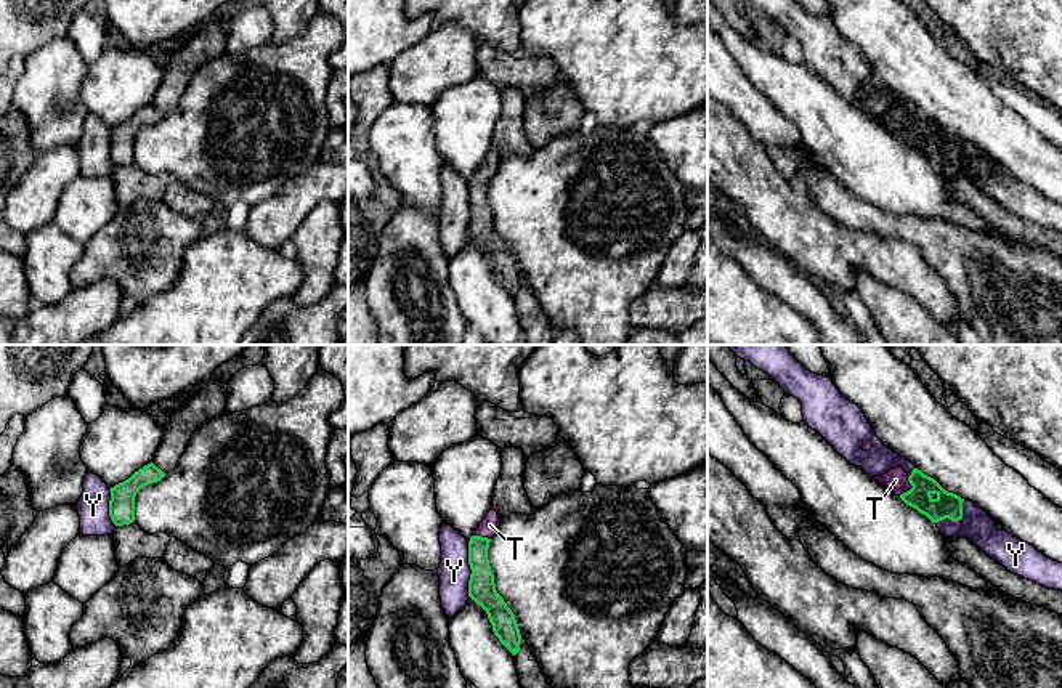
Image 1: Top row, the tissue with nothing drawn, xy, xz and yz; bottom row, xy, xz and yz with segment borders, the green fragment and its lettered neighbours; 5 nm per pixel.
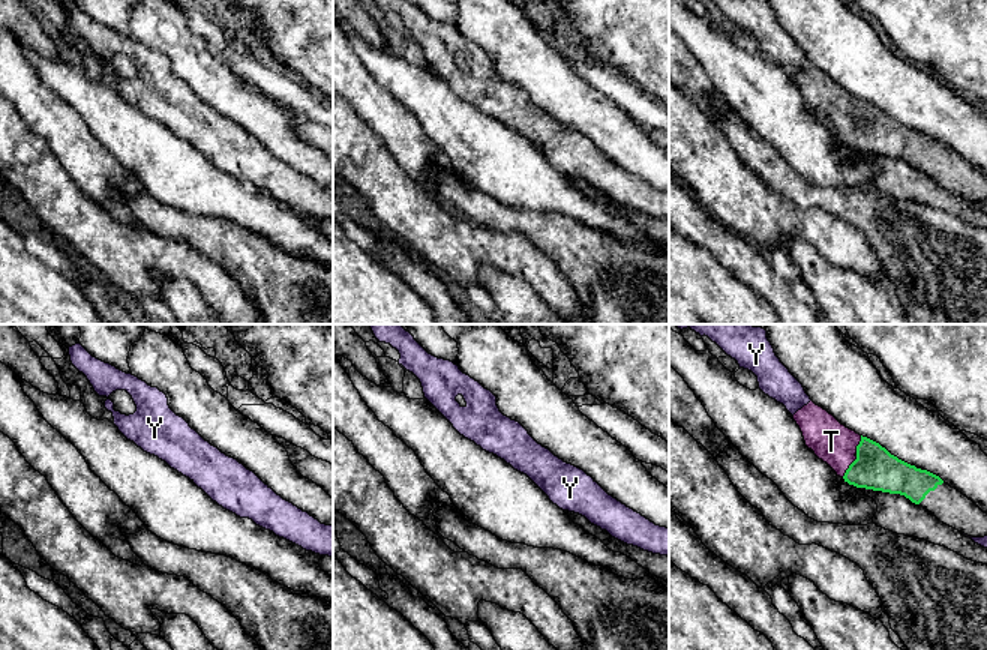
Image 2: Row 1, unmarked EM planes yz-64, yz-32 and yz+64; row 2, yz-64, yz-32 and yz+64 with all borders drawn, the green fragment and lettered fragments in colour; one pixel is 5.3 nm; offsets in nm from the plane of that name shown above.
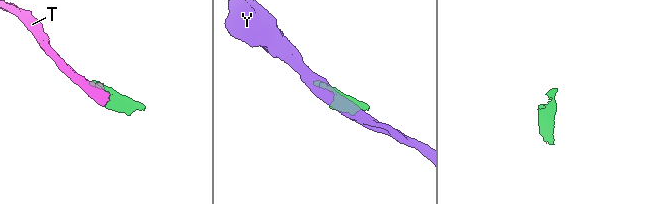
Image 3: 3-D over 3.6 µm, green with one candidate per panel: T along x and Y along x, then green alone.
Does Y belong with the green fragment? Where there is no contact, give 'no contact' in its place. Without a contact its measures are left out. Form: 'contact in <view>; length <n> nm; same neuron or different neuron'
contact in xz; length 280 nm; different neuron

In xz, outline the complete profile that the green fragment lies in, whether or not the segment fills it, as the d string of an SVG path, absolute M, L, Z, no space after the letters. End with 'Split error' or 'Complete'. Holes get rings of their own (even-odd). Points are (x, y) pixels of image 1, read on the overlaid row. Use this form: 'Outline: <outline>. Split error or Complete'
Outline: M491 508L468 540L468 597L481 606L492 625L494 635L515 656L520 651L521 635L515 614L497 593L494 574L488 560L491 537L497 532L501 518Z. Split error

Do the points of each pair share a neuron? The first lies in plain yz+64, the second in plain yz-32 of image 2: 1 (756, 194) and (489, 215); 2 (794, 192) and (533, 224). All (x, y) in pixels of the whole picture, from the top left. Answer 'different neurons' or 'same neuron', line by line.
1: different neurons
2: same neuron

